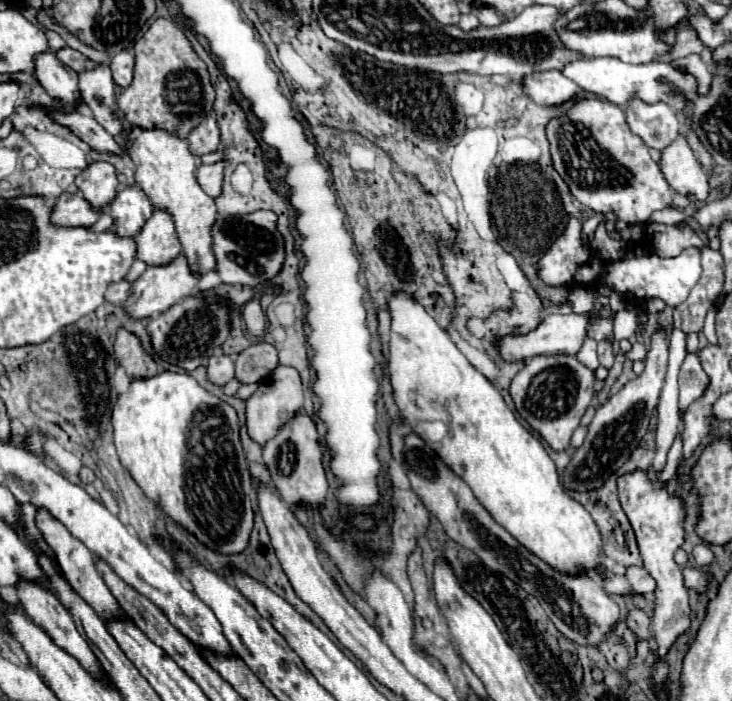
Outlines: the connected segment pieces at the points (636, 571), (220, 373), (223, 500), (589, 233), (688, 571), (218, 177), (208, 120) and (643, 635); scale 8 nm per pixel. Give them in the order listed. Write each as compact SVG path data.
M630 566L626 572L626 578L630 582L630 586L634 588L634 592L638 594L648 594L656 590L656 580L648 574L648 570L644 566Z
M214 354L208 362L208 378L218 384L218 386L224 386L228 380L234 378L234 360L232 356L228 354Z
M166 370L152 378L132 378L130 388L114 404L112 426L120 462L150 500L158 502L172 520L212 550L236 554L246 548L254 522L256 492L240 444L238 414L230 404L210 394L190 374Z
M598 213L584 222L582 227L582 238L584 241L591 242L593 240L595 230L603 219L603 216L602 213Z
M684 568L682 570L682 574L684 574L684 584L686 584L686 588L694 588L694 590L698 590L698 592L704 592L706 590L706 574L702 574L702 572L698 572L698 570L692 570L692 568Z
M220 160L220 162L214 162L214 164L200 164L200 166L198 166L196 178L198 178L202 190L204 190L208 196L212 196L212 198L220 196L226 166L228 166L226 160Z
M214 114L204 116L196 128L192 128L192 132L188 134L190 140L190 148L196 156L202 156L206 152L214 152L220 146L220 128L216 122Z
M632 610L630 614L628 614L628 622L626 622L628 626L630 626L630 630L636 634L636 638L638 640L648 640L650 636L652 636L652 630L650 630L650 618L648 618L648 614L644 612L644 610Z

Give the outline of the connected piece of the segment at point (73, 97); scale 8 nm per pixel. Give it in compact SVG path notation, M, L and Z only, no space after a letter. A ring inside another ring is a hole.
M46 50L44 54L36 54L36 78L44 86L44 90L62 102L76 102L80 98L78 92L78 74L68 66L64 66L54 52Z

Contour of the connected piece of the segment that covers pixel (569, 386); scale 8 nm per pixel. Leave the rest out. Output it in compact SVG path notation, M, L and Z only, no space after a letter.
M550 354L550 356L534 356L532 360L526 360L526 366L516 374L510 386L512 400L516 404L516 410L520 416L550 444L552 450L566 450L570 446L570 438L574 430L578 428L586 408L590 406L594 398L594 370L586 368L576 354Z

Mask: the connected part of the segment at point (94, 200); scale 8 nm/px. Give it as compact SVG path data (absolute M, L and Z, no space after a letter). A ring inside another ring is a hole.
M92 162L88 164L86 170L82 170L76 176L76 186L80 190L80 194L98 210L106 208L114 196L116 196L116 188L118 188L118 180L116 180L116 168L108 162Z

